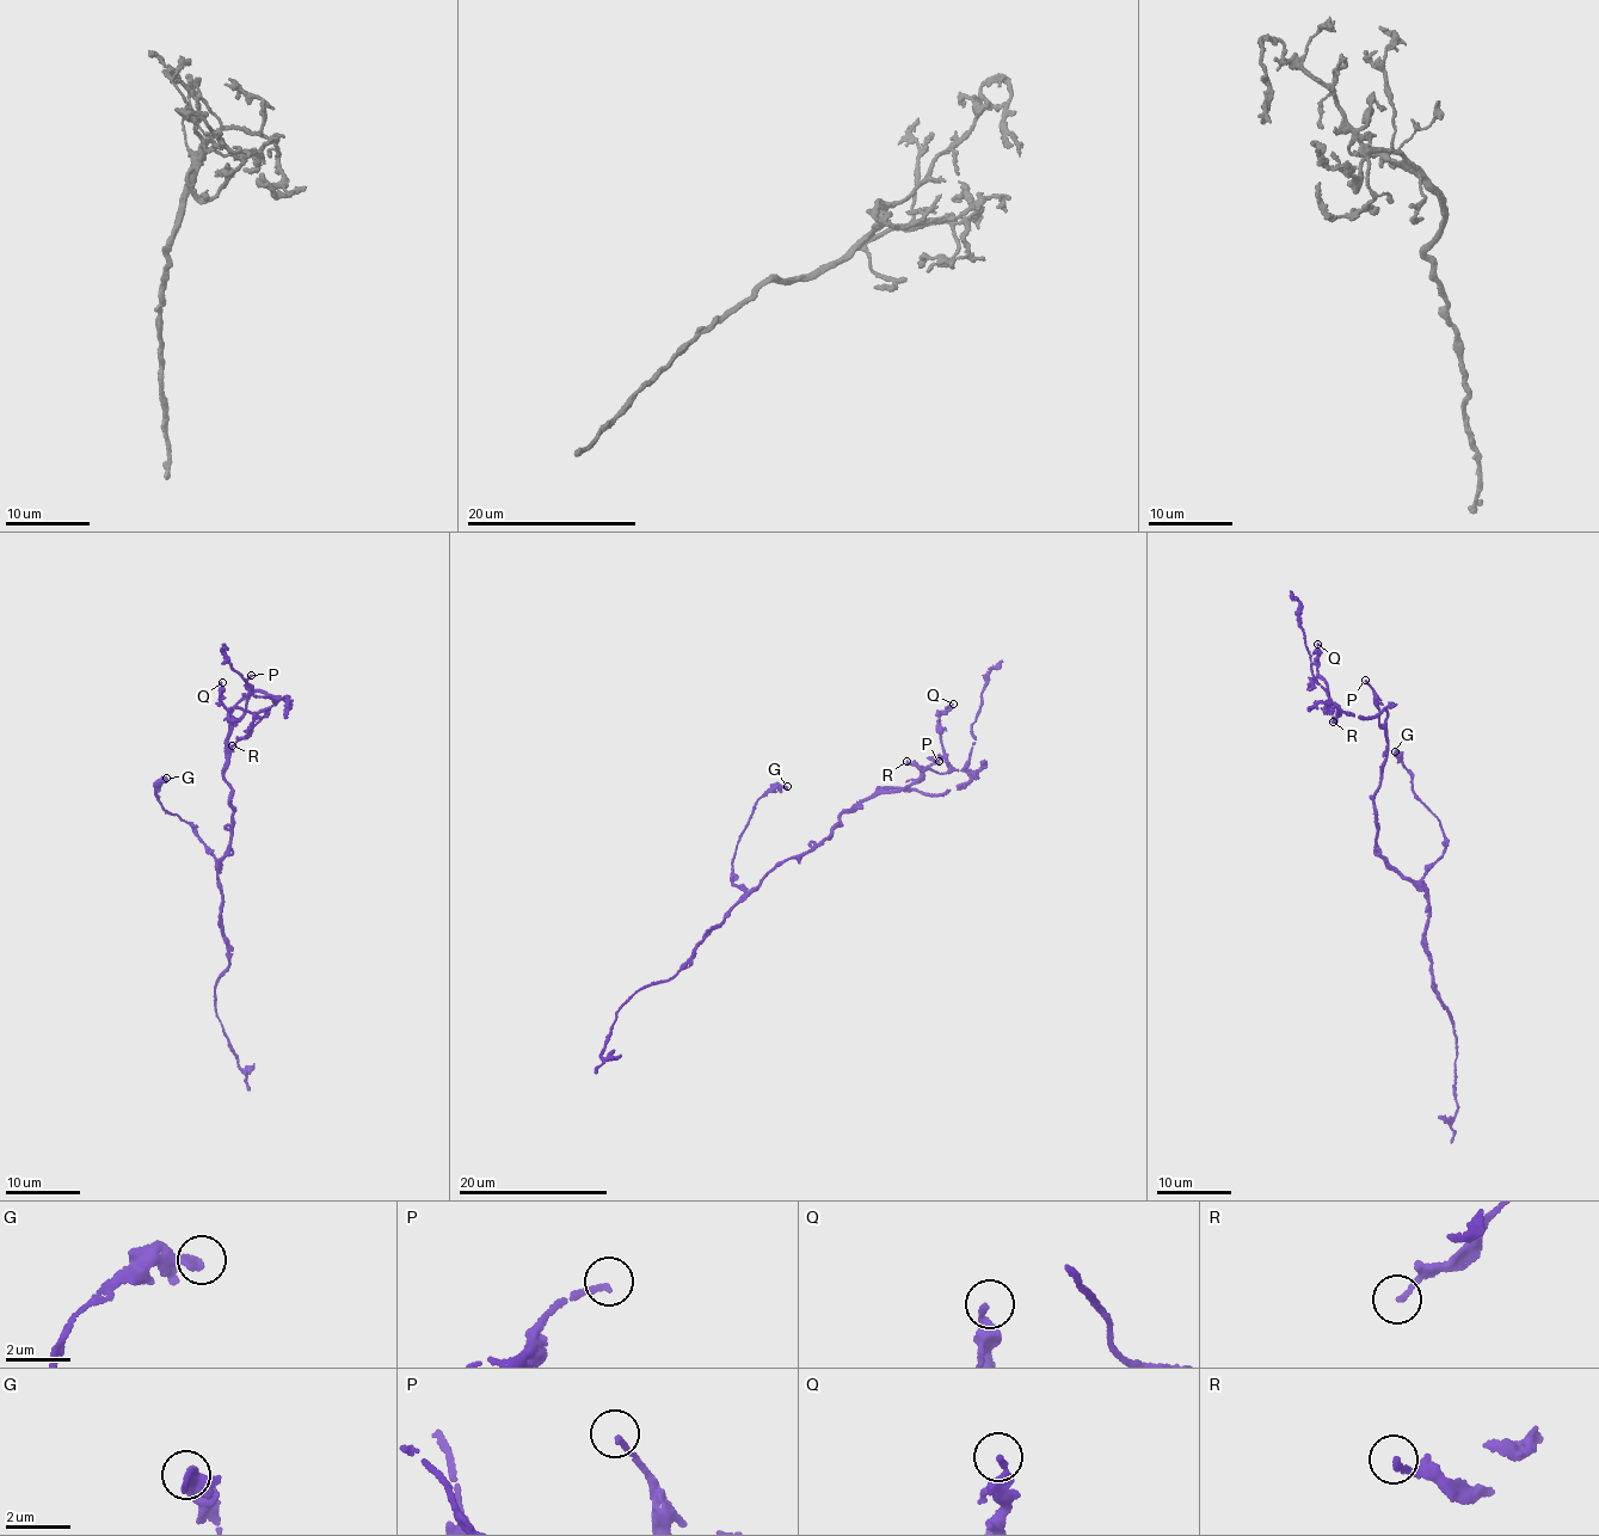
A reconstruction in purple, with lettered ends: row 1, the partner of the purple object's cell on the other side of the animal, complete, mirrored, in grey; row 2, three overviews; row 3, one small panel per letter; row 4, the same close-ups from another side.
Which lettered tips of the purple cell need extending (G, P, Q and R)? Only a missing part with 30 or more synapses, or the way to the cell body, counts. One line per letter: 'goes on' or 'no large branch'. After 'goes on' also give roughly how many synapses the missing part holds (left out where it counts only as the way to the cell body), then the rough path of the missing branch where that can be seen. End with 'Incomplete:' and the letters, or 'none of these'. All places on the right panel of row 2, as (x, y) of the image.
G: no large branch
P: goes on; about 70 synapses; missing branch runs (1365, 680), (1353, 683), (1293, 667), (1287, 662), (1280, 640), (1266, 626), (1271, 622), (1270, 616)
Q: no large branch
R: no large branch
Incomplete: P

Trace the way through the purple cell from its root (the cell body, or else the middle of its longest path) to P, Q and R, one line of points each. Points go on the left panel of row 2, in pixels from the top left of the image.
P: (229, 842), (233, 805), (223, 775), (227, 733), (229, 725), (245, 712), (246, 680), (251, 675)
Q: (229, 842), (231, 711), (257, 690), (287, 699), (254, 713), (229, 708), (222, 682)
R: (229, 842), (233, 805), (223, 765), (231, 711), (257, 690), (287, 699), (272, 704), (270, 712), (232, 745)

